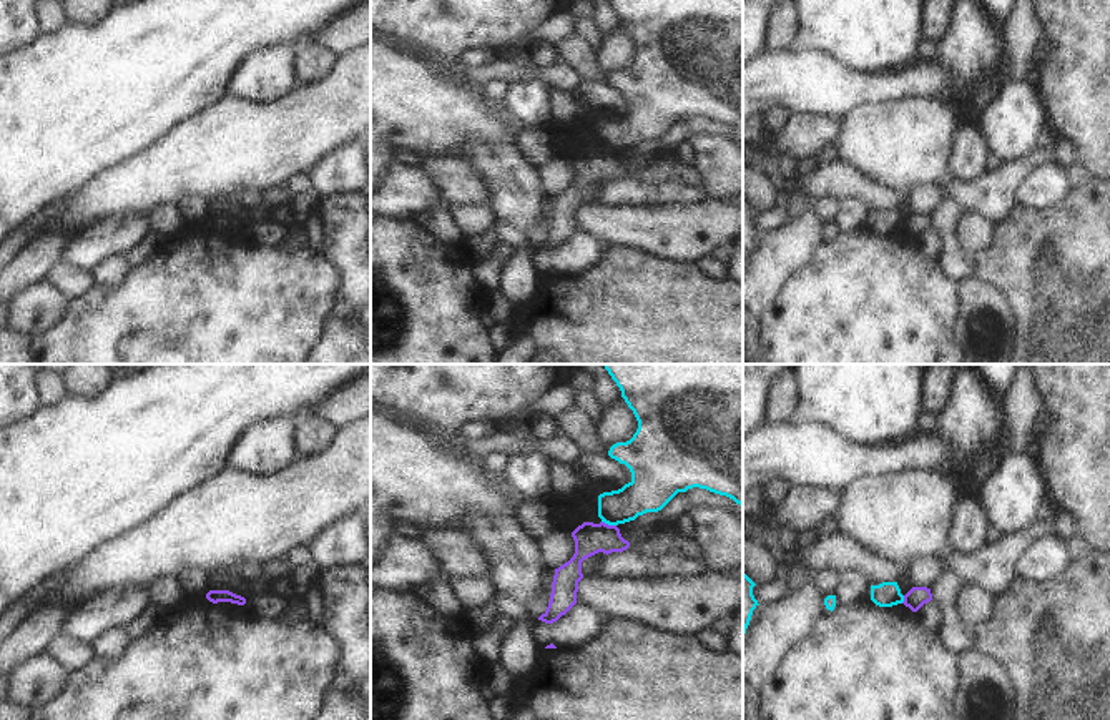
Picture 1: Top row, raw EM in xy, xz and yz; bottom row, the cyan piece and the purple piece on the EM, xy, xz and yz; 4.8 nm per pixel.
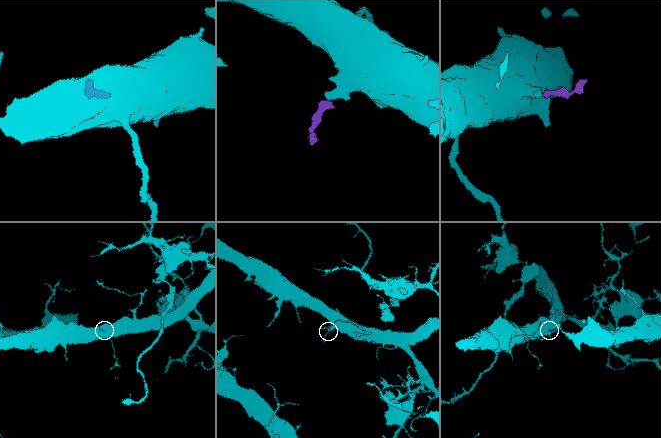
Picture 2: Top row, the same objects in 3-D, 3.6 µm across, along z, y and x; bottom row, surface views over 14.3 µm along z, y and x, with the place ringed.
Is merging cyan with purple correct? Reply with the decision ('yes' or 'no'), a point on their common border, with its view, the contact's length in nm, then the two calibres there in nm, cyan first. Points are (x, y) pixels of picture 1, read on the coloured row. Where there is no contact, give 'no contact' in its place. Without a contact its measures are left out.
no | xz (609, 524) | 80 nm | 200/150 nm

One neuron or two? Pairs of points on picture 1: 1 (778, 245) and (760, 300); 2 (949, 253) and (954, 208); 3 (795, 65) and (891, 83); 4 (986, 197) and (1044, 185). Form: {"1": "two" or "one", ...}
{"1": "one", "2": "one", "3": "one", "4": "two"}

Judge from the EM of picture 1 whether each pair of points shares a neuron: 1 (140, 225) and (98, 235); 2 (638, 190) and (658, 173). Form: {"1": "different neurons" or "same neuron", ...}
{"1": "same neuron", "2": "different neurons"}

